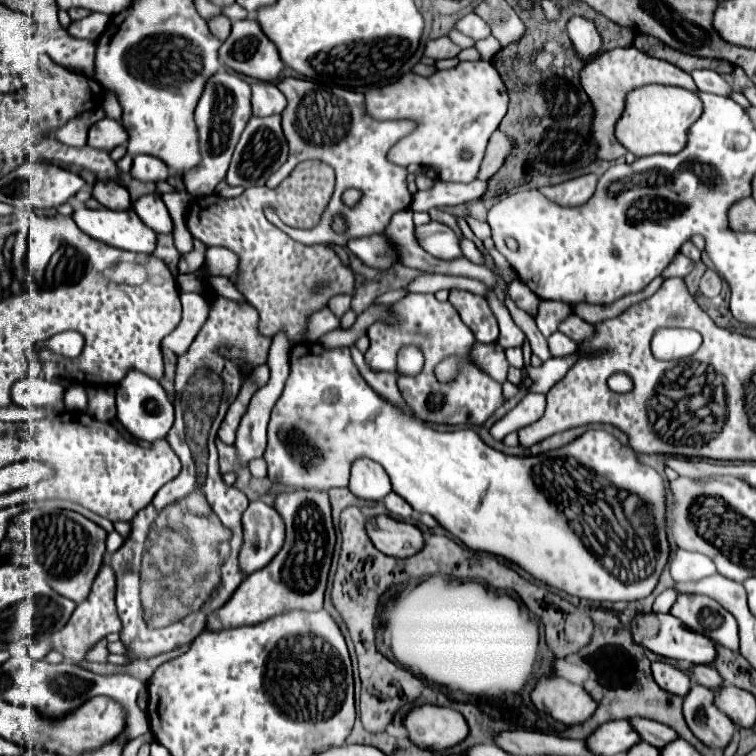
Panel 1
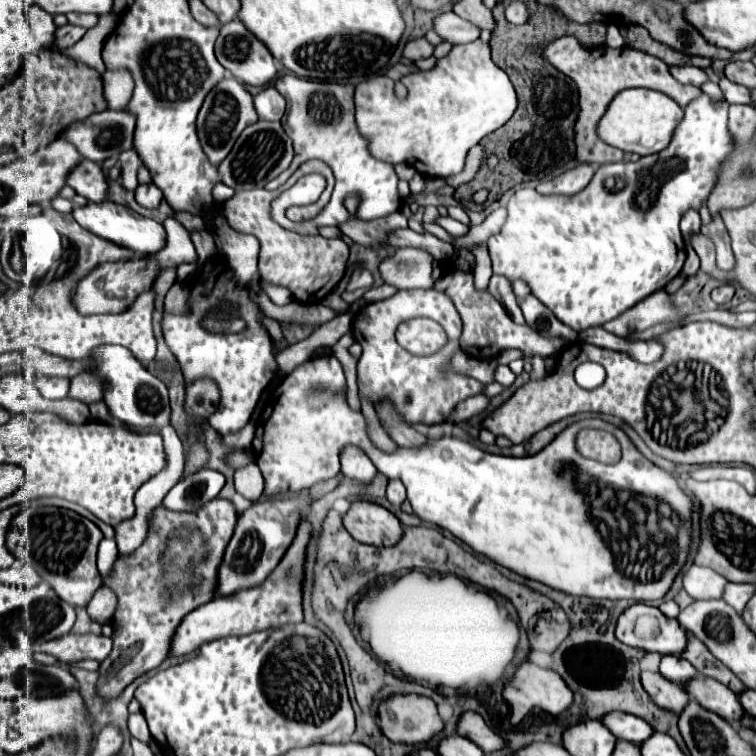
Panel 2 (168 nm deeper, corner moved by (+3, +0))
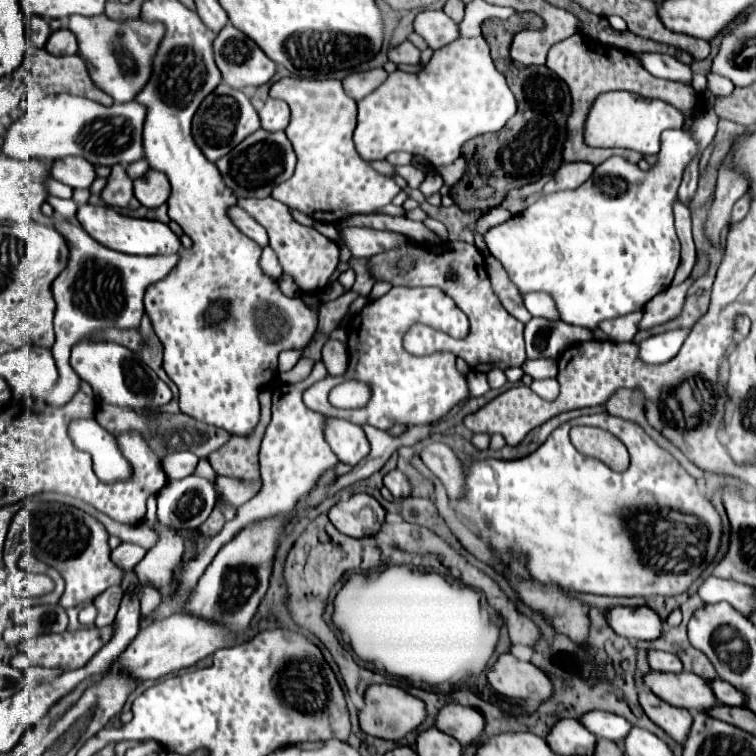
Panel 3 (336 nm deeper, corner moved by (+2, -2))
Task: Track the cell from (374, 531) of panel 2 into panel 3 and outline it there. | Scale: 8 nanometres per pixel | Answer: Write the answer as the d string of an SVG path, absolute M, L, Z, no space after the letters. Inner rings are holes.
M353 494L345 502L337 502L329 510L331 524L353 538L365 538L377 534L385 522L385 510L369 494Z

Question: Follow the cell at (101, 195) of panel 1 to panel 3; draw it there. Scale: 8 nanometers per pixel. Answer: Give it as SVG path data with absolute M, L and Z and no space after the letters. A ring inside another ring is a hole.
M67 156L51 162L51 176L71 188L89 188L95 180L95 168L85 158Z

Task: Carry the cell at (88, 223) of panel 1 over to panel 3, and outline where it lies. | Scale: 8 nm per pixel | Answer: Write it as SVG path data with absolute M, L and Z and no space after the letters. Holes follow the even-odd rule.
M83 204L79 206L77 212L77 220L79 224L85 228L85 232L95 238L99 244L123 252L123 254L139 254L139 256L155 256L155 254L173 254L179 252L181 242L179 238L173 234L173 230L159 222L159 220L145 220L145 218L129 218L129 216L121 216L111 208L105 206L91 206L91 204Z

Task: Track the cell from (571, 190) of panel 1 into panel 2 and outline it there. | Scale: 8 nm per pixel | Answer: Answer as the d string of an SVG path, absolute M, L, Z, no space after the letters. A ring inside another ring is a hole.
M580 164L568 172L564 172L562 176L550 180L550 182L544 182L544 184L538 184L538 192L540 194L562 194L562 196L574 196L578 192L582 192L590 180L594 176L594 168L590 164Z

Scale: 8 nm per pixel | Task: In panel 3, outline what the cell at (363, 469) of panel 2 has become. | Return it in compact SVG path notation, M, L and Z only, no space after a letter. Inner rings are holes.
M325 418L325 440L335 456L351 466L369 454L369 440L363 428L341 418Z

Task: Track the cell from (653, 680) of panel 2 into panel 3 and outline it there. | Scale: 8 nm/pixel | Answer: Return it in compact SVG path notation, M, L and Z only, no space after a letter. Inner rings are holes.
M651 690L639 694L639 704L651 722L663 728L665 734L669 734L673 740L679 740L681 746L685 744L685 736L689 736L689 728L693 724L693 718L687 710L669 706L661 698L657 698Z

